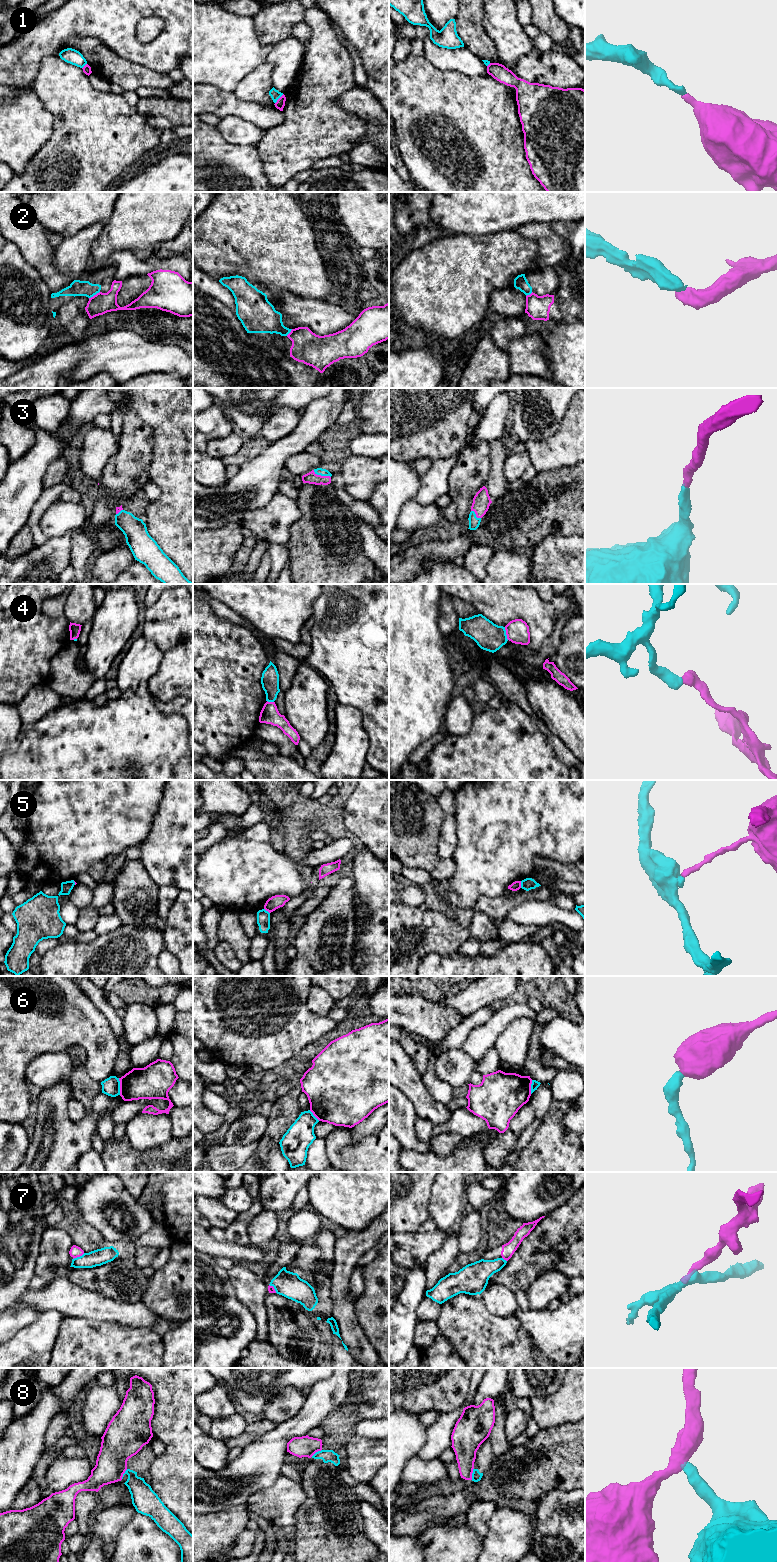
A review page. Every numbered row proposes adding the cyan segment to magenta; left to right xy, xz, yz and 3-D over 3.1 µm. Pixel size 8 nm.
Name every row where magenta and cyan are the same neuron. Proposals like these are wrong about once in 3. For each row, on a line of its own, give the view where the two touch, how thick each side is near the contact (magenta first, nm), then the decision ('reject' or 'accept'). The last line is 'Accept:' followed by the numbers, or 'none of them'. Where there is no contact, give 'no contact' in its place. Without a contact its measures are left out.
1: xz | 70/80 nm | reject
2: xy | 170/130 nm | reject
3: xz | 90/60 nm | accept
4: yz | 190/220 nm | reject
5: yz | 70/100 nm | reject
6: xy | 260/140 nm | reject
7: xy | 90/130 nm | reject
8: yz | 220/80 nm | reject
Accept: 3

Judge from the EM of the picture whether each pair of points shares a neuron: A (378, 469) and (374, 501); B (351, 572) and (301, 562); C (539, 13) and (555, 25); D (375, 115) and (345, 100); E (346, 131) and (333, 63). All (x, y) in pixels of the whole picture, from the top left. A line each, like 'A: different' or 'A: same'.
A: different
B: same
C: same
D: same
E: same

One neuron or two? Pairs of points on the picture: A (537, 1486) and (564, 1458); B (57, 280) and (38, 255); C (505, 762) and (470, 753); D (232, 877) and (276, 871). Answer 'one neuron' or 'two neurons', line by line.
A: one neuron
B: one neuron
C: one neuron
D: one neuron

